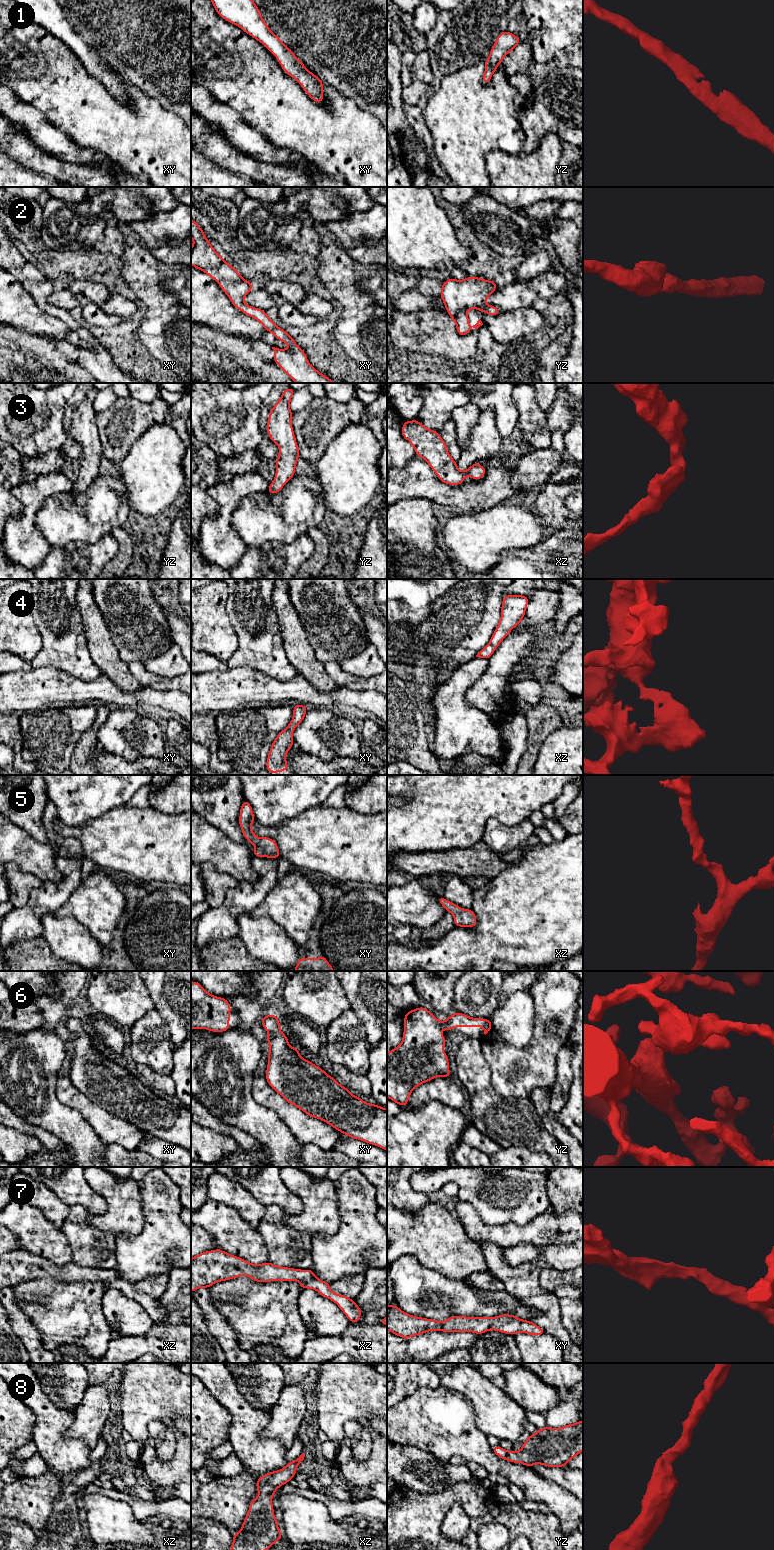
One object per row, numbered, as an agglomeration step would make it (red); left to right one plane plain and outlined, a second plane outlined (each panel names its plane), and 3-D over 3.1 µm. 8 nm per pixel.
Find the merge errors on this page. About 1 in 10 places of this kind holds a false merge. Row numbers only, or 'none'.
none

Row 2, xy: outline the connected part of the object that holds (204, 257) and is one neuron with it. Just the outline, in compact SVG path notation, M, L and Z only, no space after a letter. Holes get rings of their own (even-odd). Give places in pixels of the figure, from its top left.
M192 219L191 238L193 239L191 265L214 279L238 310L259 321L266 331L288 344L288 349L272 347L273 360L279 367L295 383L336 383L310 365L305 352L285 330L279 328L268 317L266 311L249 306L244 302L245 296L253 289L253 284L245 280L236 268L215 251L204 231Z

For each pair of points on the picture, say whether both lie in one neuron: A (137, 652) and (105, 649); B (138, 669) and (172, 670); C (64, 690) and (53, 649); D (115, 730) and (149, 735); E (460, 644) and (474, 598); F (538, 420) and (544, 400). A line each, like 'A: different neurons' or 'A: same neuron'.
A: different neurons
B: different neurons
C: different neurons
D: same neuron
E: same neuron
F: different neurons

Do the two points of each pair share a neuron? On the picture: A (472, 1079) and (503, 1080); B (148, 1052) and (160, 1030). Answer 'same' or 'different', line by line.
A: different
B: same

